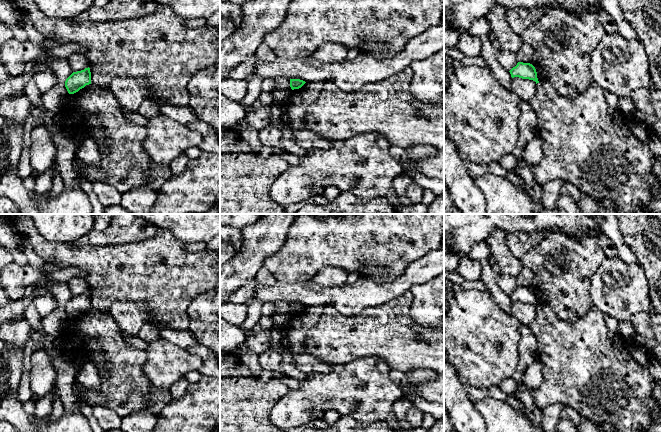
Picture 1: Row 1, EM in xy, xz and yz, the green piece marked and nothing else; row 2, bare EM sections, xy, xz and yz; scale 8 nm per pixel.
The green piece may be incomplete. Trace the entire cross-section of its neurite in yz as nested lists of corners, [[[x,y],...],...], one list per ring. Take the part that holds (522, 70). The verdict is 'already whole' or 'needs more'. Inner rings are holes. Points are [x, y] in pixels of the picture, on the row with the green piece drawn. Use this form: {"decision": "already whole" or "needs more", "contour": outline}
{"decision": "already whole", "contour": [[[518,62],[515,67],[513,67],[510,71],[511,77],[519,77],[522,79],[529,79],[539,83],[537,78],[537,72],[535,67],[530,63]]]}

